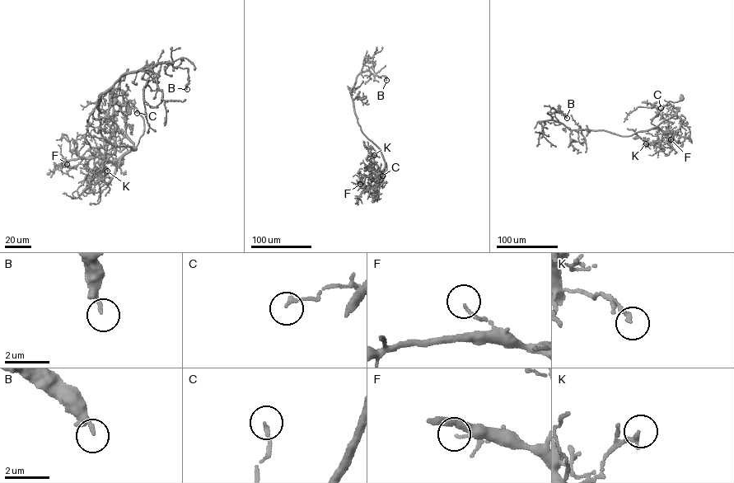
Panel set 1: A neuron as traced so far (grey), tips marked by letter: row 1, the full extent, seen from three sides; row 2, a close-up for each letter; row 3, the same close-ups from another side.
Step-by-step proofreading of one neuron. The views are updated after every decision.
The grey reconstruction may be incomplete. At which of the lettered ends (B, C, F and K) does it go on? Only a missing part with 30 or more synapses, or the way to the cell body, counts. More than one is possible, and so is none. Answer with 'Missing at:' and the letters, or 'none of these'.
Missing at: none of these

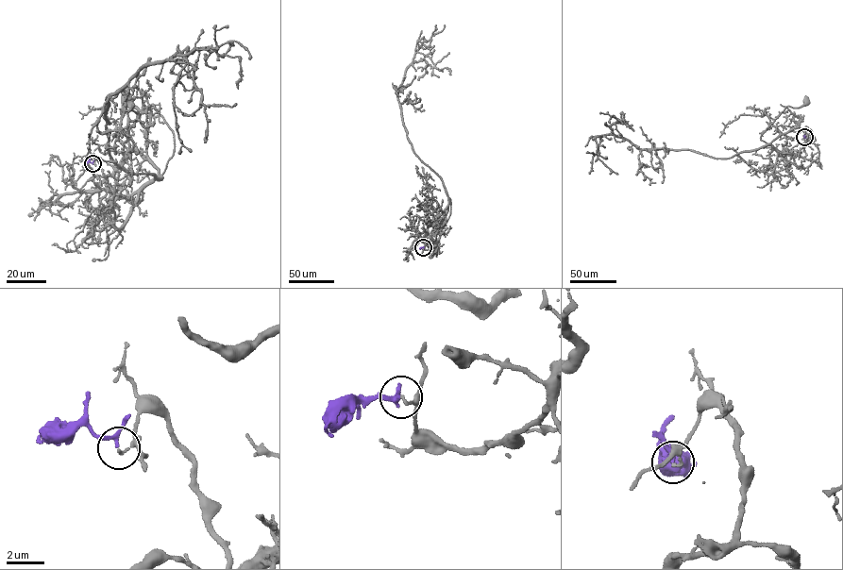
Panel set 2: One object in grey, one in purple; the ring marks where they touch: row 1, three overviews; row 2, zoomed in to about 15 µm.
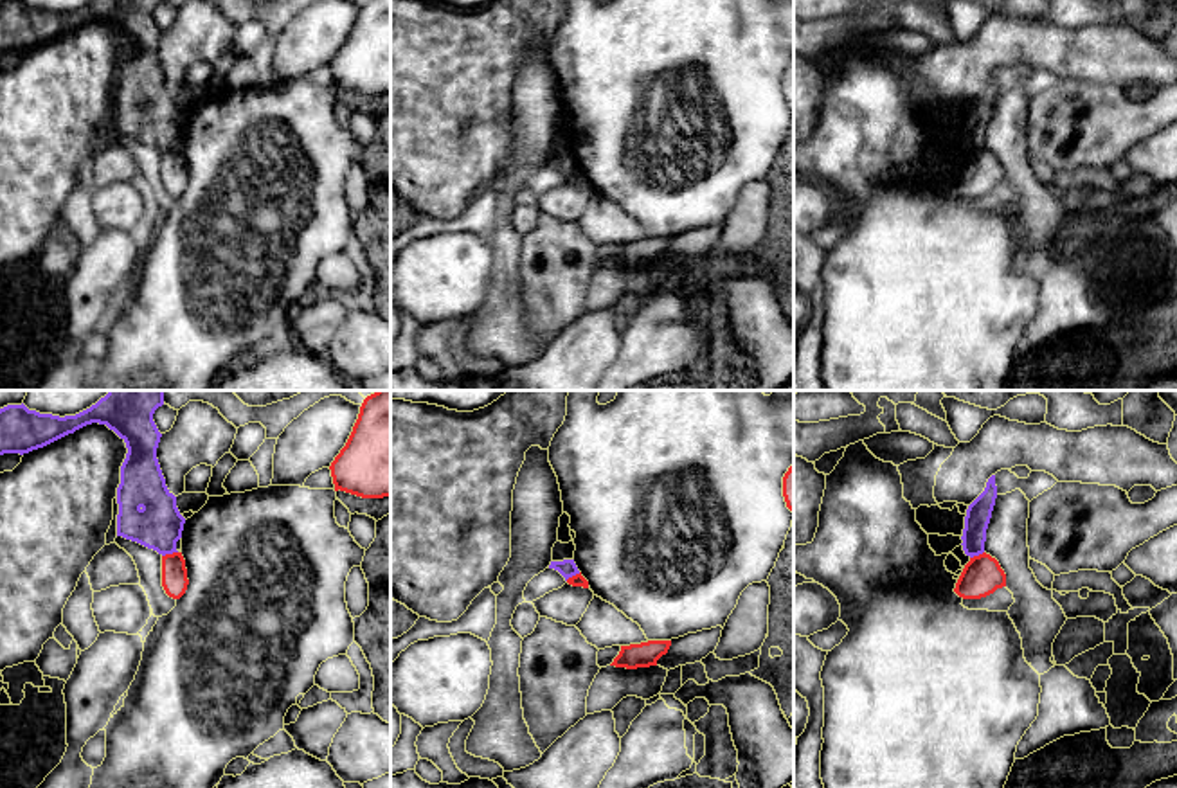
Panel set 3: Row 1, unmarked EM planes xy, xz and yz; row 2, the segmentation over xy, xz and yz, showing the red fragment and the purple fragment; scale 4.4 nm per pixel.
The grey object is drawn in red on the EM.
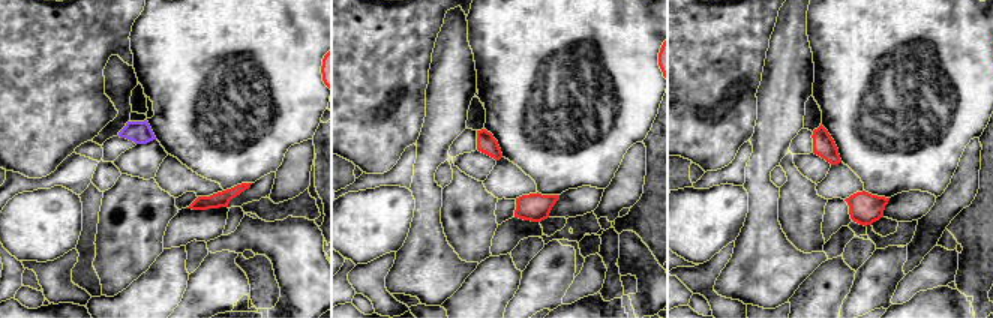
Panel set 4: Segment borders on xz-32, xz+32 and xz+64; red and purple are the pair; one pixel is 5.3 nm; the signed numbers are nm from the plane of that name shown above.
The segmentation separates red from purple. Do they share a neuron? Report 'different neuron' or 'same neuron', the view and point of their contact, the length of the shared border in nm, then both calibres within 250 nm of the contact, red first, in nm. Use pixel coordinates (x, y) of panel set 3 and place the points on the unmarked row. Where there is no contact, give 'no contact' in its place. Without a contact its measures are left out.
different neuron; meets red in xy at (170, 152); contact 80 nm long; 120 nm thick on the red side, 220 nm on the other

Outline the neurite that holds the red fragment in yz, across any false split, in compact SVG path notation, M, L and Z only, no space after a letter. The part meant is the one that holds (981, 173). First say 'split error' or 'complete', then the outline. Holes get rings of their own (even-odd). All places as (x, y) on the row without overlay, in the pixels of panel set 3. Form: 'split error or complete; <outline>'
complete; M983 149L965 162L954 189L963 196L981 196L1006 184L1006 171L999 158Z

